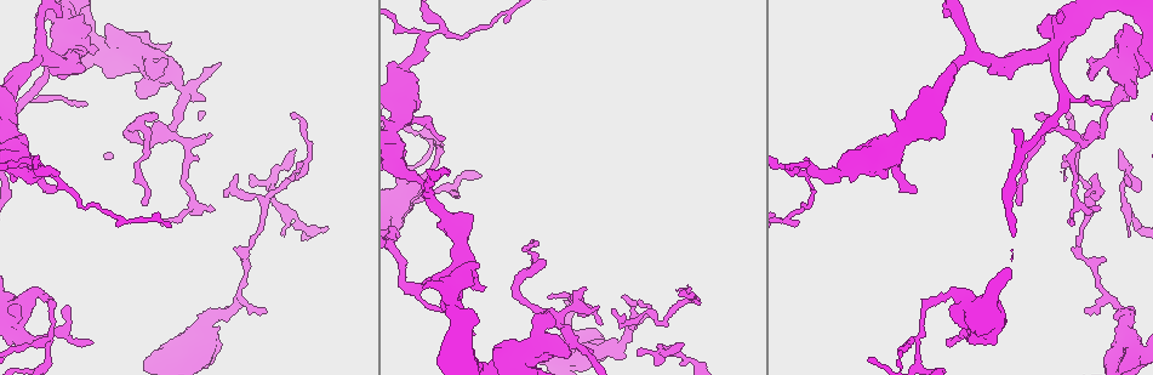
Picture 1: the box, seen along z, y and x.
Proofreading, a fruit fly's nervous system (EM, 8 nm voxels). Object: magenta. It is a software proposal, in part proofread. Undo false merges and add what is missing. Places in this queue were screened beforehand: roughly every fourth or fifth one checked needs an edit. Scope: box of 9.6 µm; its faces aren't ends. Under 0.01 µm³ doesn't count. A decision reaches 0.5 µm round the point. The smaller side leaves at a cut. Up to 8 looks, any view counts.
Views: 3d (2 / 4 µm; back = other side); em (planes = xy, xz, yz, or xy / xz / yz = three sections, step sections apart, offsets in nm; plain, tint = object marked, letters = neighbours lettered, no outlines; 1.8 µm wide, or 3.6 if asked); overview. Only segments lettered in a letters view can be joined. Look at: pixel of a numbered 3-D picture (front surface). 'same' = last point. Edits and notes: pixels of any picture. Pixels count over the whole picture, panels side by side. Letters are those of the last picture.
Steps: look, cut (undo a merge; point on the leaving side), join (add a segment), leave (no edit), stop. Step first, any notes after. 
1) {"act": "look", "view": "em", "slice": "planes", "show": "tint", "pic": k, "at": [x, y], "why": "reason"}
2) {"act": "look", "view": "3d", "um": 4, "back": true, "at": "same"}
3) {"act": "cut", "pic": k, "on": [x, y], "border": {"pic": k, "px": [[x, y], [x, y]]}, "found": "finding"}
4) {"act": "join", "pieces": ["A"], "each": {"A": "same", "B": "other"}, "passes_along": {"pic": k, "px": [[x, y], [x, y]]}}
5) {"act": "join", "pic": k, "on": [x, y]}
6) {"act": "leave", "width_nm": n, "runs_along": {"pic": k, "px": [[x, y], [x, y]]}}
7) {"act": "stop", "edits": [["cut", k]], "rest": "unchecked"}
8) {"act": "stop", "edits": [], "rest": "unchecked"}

{"act": "look", "view": "em", "slice": "planes", "show": "letters", "pic": 1, "at": [682, 344], "why": "branch stops here"}

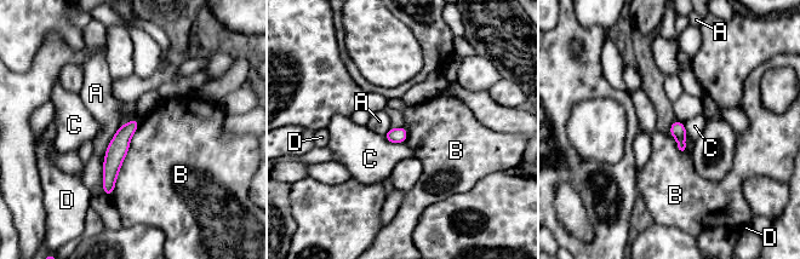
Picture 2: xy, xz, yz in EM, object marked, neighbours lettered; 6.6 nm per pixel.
{"act": "leave", "each": {"A": "other", "B": "other", "C": "other", "D": "other"}, "border": {"pic": 2, "px": [[141, 121], [131, 138], [110, 196]]}, "found": "no lettered segment goes on from it"}

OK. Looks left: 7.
{"act": "look", "view": "3d", "um": 4, "pic": 1, "at": [1100, 134], "why": "three arms meet"}

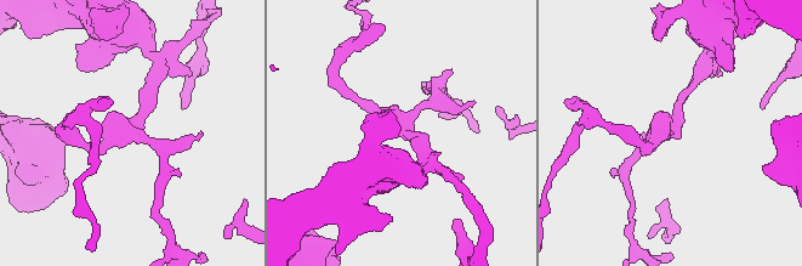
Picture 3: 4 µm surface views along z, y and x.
{"act": "look", "view": "em", "um": 3.6, "slice": "xz", "step": 16, "show": "plain", "pic": 3, "at": [673, 128], "arms": 3, "why": "now the EM"}

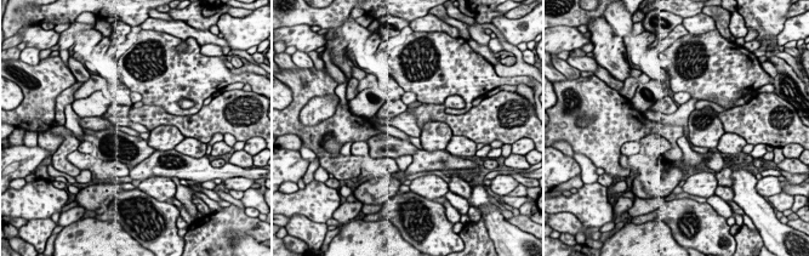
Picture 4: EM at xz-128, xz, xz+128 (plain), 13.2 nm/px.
{"act": "look", "view": "em", "um": 3.6, "slice": "xz", "step": 16, "show": "letters", "at": "same", "why": "see the neighbours"}

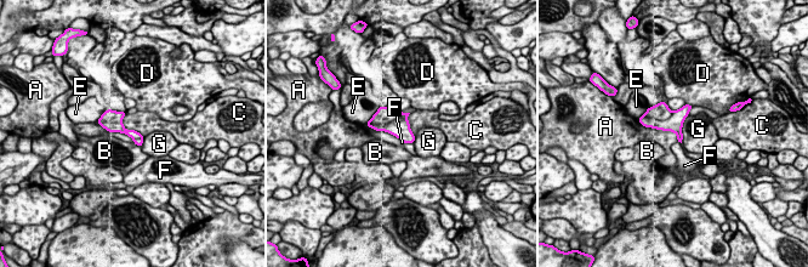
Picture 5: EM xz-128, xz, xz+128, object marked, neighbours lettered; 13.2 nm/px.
{"act": "cut", "pic": 5, "on": [383, 115], "each": {"A": "other", "B": "other", "C": "other", "D": "other", "E": "other", "F": "other", "G": "other"}, "border": {"pic": 5, "px": [[402, 113], [383, 124], [369, 121]]}, "found": "a second neuron is stuck on"}

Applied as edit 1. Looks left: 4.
{"act": "look", "view": "em", "slice": "planes", "show": "letters", "pic": 1, "at": [186, 348], "why": "abrupt turn"}

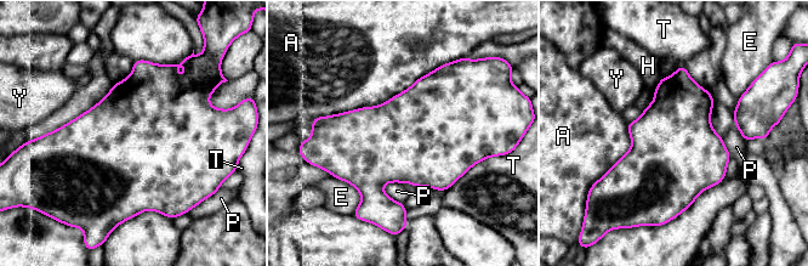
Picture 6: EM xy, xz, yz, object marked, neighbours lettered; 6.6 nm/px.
{"act": "leave", "each": {"A": "other", "E": "other", "H": "other", "P": "other", "T": "other", "Y": "other"}, "border": {"pic": 6, "px": [[447, 63], [379, 105], [322, 117]]}, "found": "one neuron here"}

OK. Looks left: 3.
{"act": "stop", "edits": [["cut", 5]], "rest": "unchecked"}

